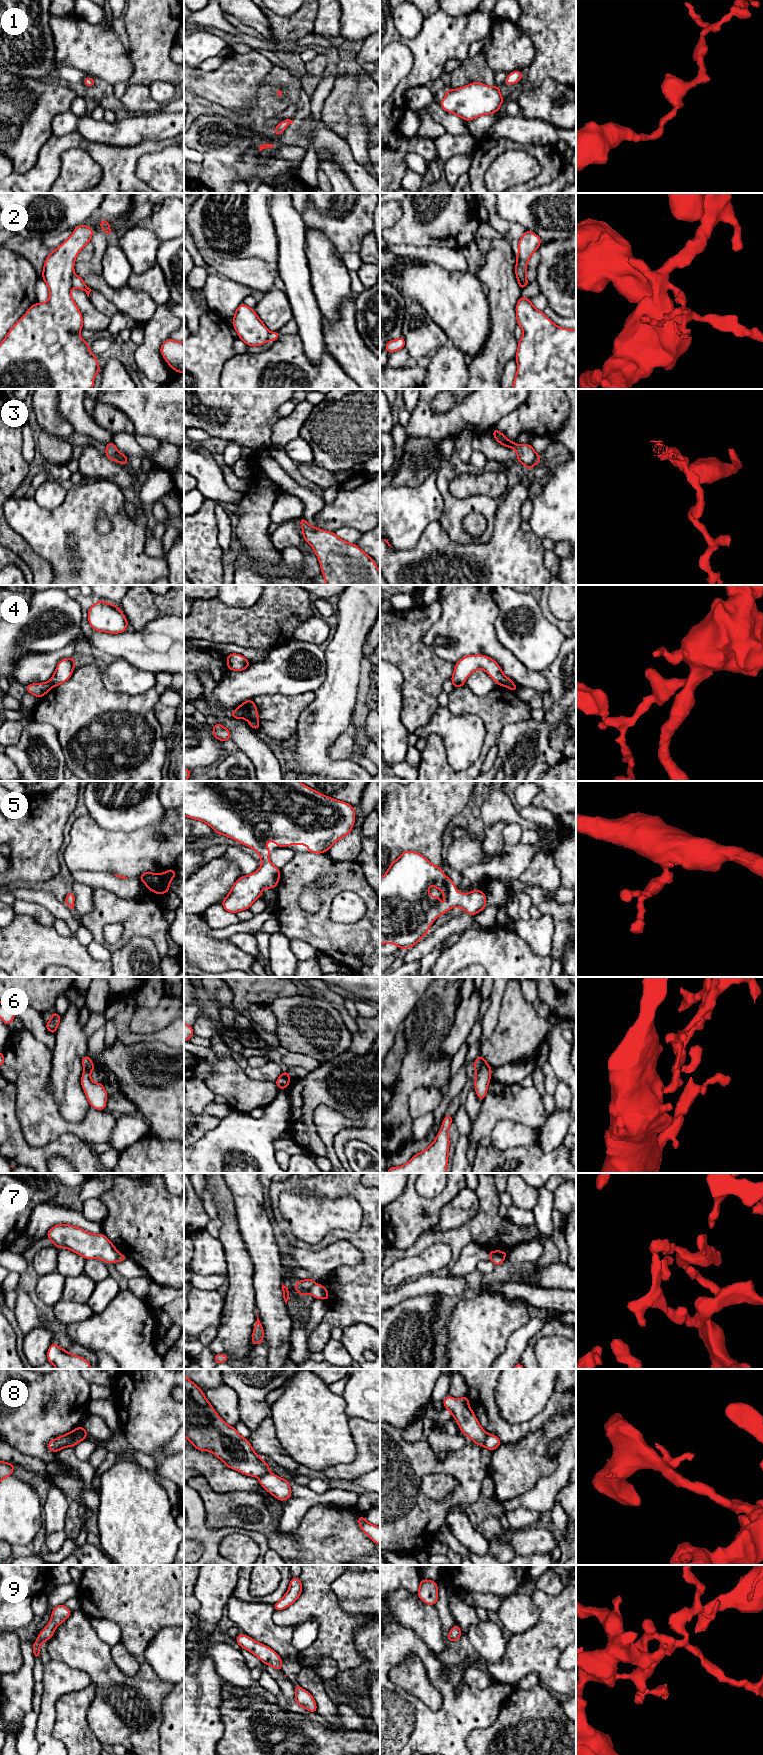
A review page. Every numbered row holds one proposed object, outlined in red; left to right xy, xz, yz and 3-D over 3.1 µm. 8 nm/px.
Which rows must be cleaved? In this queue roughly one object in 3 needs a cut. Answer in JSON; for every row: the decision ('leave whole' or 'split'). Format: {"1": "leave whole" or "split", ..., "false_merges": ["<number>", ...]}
{"1": "leave whole", "2": "split", "3": "leave whole", "4": "split", "5": "leave whole", "6": "split", "7": "split", "8": "split", "9": "leave whole", "false_merges": ["2", "4", "6", "7", "8"]}

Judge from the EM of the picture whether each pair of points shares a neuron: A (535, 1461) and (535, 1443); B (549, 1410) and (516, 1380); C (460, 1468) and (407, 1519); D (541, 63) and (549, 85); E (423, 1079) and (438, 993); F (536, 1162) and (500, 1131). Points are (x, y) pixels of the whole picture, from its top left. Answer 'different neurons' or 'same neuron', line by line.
A: same neuron
B: different neurons
C: same neuron
D: different neurons
E: same neuron
F: different neurons

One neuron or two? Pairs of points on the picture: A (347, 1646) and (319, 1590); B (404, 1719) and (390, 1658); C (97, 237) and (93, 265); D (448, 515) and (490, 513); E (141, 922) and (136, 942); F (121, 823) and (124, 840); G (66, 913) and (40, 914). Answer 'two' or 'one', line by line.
A: one
B: one
C: one
D: one
E: two
F: two
G: two

